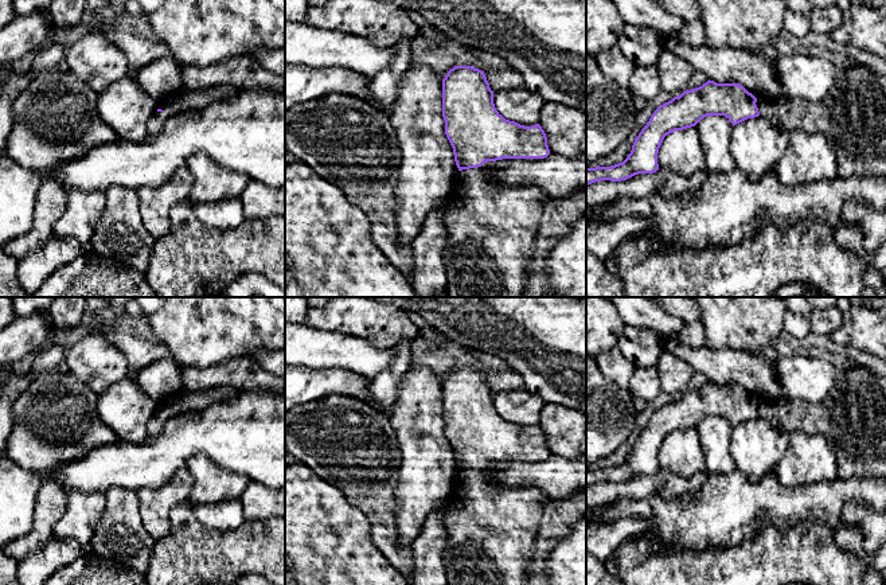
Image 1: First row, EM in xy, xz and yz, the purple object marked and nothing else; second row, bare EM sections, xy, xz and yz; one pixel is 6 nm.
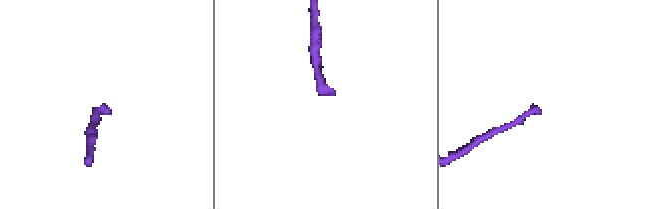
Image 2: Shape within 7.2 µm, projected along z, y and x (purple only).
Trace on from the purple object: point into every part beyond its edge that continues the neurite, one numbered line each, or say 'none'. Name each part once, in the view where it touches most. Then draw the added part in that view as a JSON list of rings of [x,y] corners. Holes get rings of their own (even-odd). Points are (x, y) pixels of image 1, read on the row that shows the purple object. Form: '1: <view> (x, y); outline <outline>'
1: xz (488, 252); outline [[[480,167],[458,171],[444,214],[448,233],[442,249],[448,276],[446,297],[523,297],[530,268],[534,265],[532,254],[545,200],[542,190],[534,186],[508,187],[493,192]]]

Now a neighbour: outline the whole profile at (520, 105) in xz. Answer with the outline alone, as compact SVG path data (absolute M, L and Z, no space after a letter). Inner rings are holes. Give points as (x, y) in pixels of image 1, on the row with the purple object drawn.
M527 87L493 93L493 104L499 114L524 126L539 124L539 114L545 102L543 97Z

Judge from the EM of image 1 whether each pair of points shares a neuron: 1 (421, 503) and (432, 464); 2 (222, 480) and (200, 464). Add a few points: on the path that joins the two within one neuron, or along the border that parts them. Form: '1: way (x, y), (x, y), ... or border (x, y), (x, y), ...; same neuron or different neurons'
1: way (421, 494), (426, 474); same neuron
2: way (217, 480), (206, 470); same neuron

